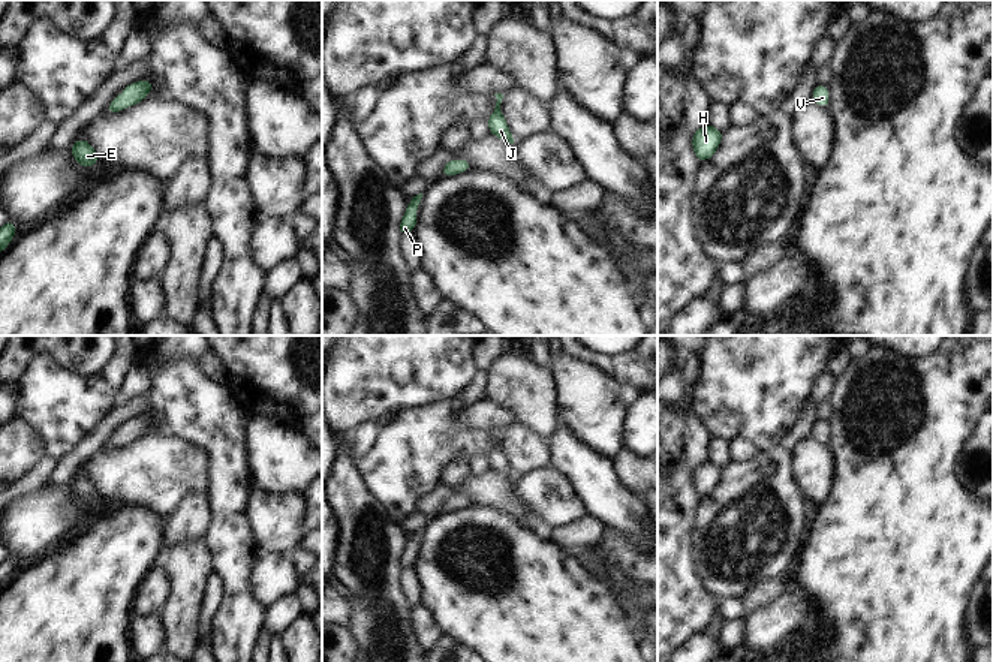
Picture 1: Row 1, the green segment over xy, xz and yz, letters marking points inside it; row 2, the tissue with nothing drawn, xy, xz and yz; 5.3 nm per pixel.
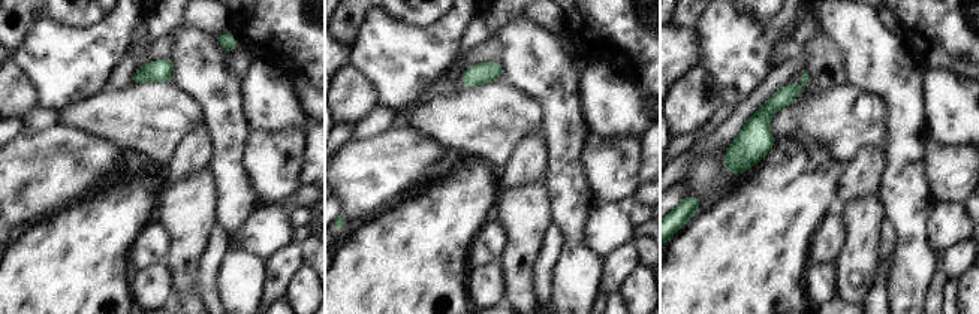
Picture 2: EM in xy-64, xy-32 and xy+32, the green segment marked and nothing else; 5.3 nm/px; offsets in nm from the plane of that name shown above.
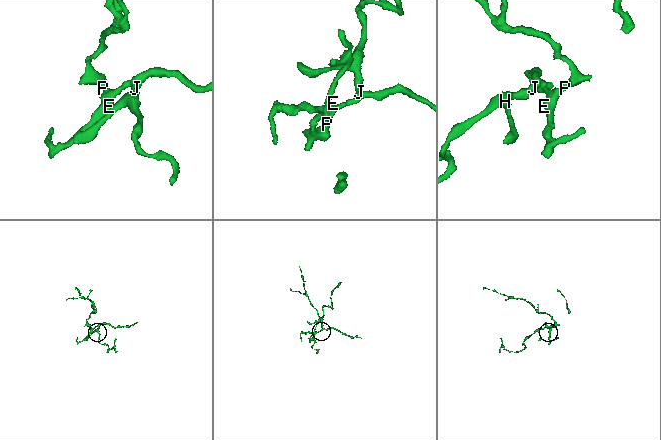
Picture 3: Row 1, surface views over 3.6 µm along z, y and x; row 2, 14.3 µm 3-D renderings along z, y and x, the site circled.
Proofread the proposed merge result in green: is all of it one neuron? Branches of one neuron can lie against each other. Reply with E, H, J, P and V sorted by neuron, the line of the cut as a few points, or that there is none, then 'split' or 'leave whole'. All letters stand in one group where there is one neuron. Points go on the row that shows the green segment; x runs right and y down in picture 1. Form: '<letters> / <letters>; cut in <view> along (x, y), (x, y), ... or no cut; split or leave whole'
E H J P V; no cut; leave whole

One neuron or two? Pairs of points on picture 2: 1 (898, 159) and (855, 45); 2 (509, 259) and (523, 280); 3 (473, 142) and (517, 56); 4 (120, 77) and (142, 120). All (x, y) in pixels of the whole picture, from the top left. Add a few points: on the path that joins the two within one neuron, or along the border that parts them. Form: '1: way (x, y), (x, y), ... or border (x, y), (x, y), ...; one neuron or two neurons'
1: way (900, 130), (900, 88), (883, 72); one neuron
2: way (509, 265), (509, 269), (517, 277); one neuron
3: border (503, 81), (533, 99); two neurons
4: border (130, 84), (119, 90), (108, 88); two neurons

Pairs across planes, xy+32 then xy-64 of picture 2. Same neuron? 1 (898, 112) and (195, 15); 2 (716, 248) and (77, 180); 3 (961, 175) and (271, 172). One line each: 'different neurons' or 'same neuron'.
1: different neurons
2: different neurons
3: same neuron

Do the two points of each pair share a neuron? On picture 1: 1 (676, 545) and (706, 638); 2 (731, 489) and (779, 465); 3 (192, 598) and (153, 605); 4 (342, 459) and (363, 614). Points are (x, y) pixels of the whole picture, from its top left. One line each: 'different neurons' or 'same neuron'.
1: different neurons
2: same neuron
3: different neurons
4: same neuron

